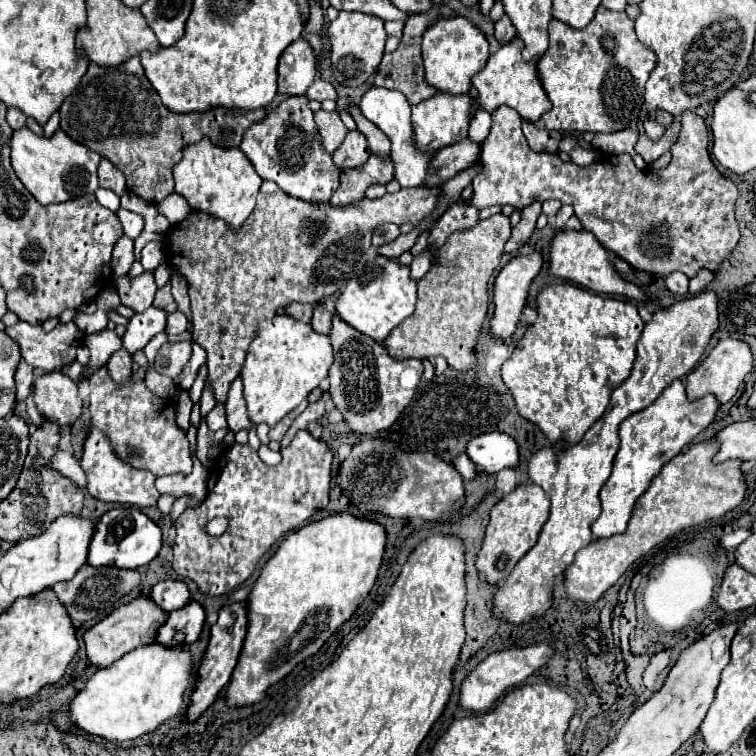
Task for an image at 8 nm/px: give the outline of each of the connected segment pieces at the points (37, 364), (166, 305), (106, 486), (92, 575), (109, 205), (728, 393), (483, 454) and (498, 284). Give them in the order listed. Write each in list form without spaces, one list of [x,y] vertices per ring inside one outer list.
[[[18,321],[14,327],[6,327],[4,331],[20,345],[22,359],[40,371],[56,371],[56,369],[62,369],[64,365],[72,363],[76,359],[78,345],[82,345],[82,341],[84,341],[84,333],[72,321],[58,323],[50,333],[44,333],[44,329],[40,325],[28,325],[26,321]]]
[[[170,283],[157,290],[153,305],[164,309],[168,314],[177,310],[177,305],[171,293]]]
[[[90,429],[88,439],[84,443],[84,455],[82,455],[80,465],[88,475],[86,491],[92,497],[100,499],[100,501],[130,503],[130,505],[138,505],[138,507],[150,507],[150,505],[156,505],[156,501],[160,497],[160,493],[156,493],[156,487],[154,487],[156,477],[152,473],[148,473],[148,471],[134,469],[128,463],[120,461],[116,457],[116,453],[112,451],[112,447],[110,447],[108,439],[104,437],[104,433],[98,431],[98,429]]]
[[[86,563],[86,565],[80,567],[80,571],[70,581],[60,581],[60,583],[52,585],[52,589],[58,595],[58,599],[66,605],[74,625],[80,627],[80,623],[106,617],[110,613],[108,609],[116,607],[116,601],[124,599],[128,593],[132,593],[134,589],[140,587],[140,581],[142,581],[142,575],[138,571],[116,569],[116,567],[110,567],[110,565],[92,567],[92,565]]]
[[[98,189],[96,191],[96,199],[98,199],[98,203],[102,207],[106,207],[110,211],[118,211],[120,209],[120,197],[108,189]]]
[[[724,335],[710,351],[710,355],[686,377],[686,393],[692,399],[704,397],[706,393],[714,393],[720,399],[720,403],[726,403],[736,395],[738,387],[742,385],[744,377],[752,371],[752,367],[754,367],[754,357],[752,357],[750,345],[746,341]]]
[[[484,433],[468,443],[466,455],[486,473],[498,473],[508,467],[518,467],[518,443],[506,433]]]
[[[530,253],[530,255],[516,255],[514,259],[510,259],[502,271],[498,273],[496,281],[494,281],[494,315],[490,319],[490,339],[508,339],[512,337],[512,333],[516,331],[516,325],[520,321],[522,309],[526,305],[526,297],[528,297],[528,289],[530,283],[534,281],[534,277],[540,273],[542,267],[542,257],[540,253]]]

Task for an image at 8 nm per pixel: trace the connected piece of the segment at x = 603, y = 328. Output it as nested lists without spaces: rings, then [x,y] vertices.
[[[558,283],[540,289],[536,307],[538,319],[528,325],[514,353],[502,365],[502,379],[514,395],[520,415],[536,423],[550,443],[560,441],[560,437],[568,443],[576,443],[590,429],[590,425],[604,415],[610,403],[610,393],[630,375],[644,321],[640,319],[634,303],[614,299],[610,295],[596,295],[574,283]]]

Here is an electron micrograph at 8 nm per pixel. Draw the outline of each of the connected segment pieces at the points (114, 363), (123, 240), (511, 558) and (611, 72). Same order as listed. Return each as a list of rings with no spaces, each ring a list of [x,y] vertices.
[[[124,347],[118,349],[110,357],[108,371],[110,371],[110,375],[112,375],[112,379],[116,383],[124,383],[130,377],[130,373],[132,373],[132,357],[130,357],[130,353],[124,353]]]
[[[120,237],[112,253],[114,275],[126,275],[132,263],[134,263],[134,241],[128,237]]]
[[[534,483],[518,485],[510,495],[502,497],[490,511],[490,523],[482,549],[476,555],[476,569],[486,577],[488,583],[502,583],[512,573],[516,563],[536,545],[538,533],[548,519],[550,497]]]
[[[598,7],[594,19],[584,29],[572,29],[552,19],[548,31],[550,47],[538,63],[538,73],[552,101],[552,109],[540,117],[540,125],[562,133],[614,133],[636,129],[644,101],[644,85],[654,69],[656,57],[638,41],[634,21],[626,13]]]

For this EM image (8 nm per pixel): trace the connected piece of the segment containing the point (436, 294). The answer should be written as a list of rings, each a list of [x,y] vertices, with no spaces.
[[[498,213],[478,221],[472,229],[464,229],[448,237],[448,243],[440,249],[440,261],[436,261],[436,265],[432,265],[418,281],[416,311],[384,341],[394,359],[428,359],[444,355],[448,365],[454,369],[468,369],[474,363],[476,333],[488,311],[488,281],[500,263],[500,255],[510,233],[510,217]]]

